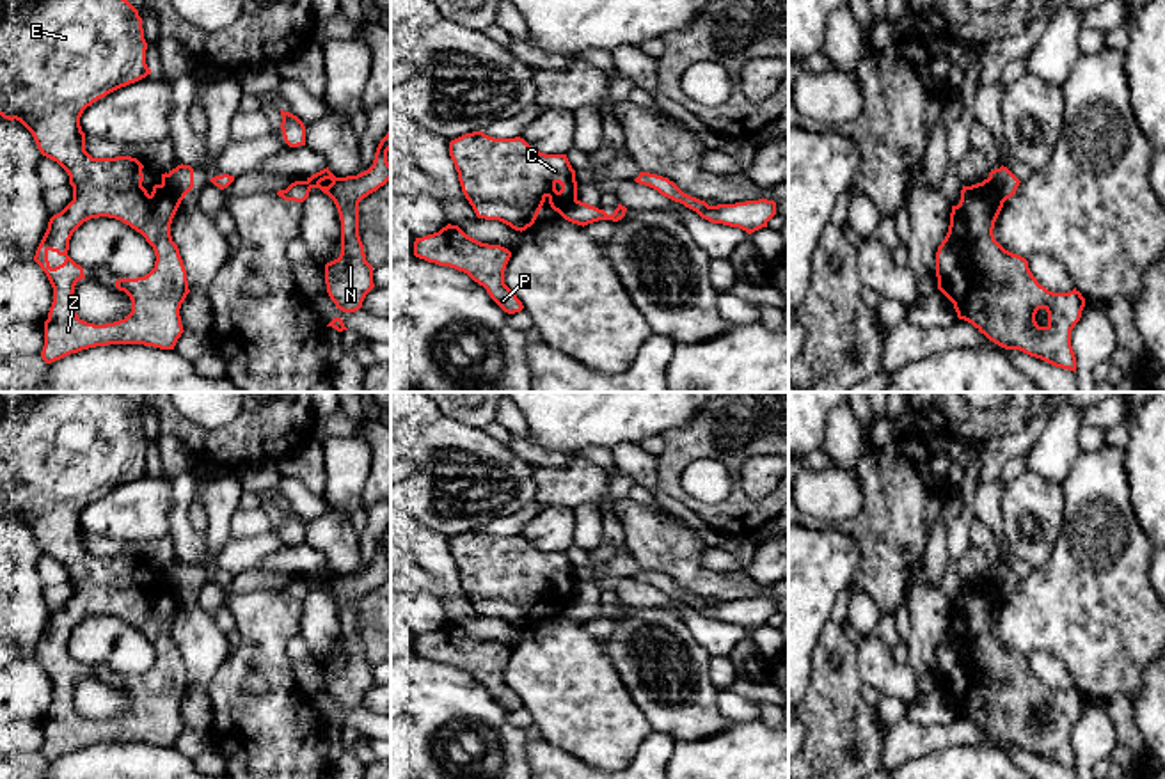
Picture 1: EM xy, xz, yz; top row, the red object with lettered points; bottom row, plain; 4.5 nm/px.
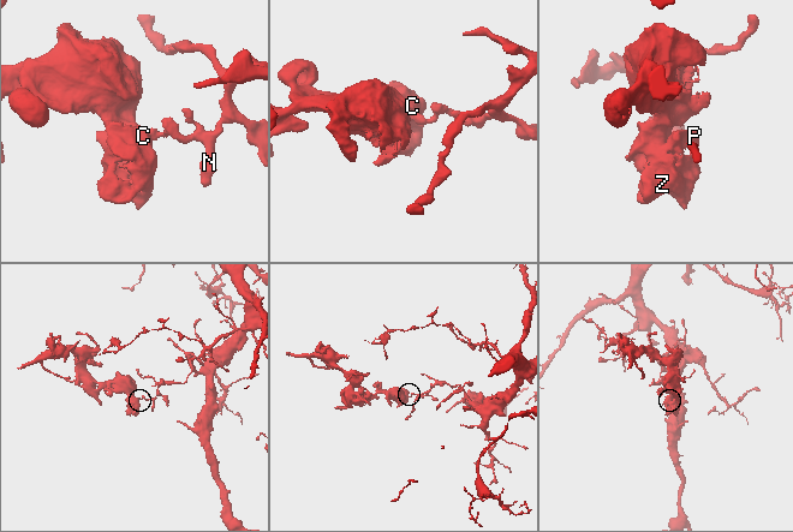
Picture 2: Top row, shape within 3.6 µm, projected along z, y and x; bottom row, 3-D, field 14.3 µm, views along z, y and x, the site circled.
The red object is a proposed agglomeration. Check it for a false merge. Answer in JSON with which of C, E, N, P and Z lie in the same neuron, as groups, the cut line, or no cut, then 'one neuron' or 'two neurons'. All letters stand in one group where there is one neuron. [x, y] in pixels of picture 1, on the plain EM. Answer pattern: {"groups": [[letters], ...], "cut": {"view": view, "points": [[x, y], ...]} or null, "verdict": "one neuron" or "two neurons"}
{"groups": [["C", "E", "P", "Z"], ["N"]], "cut": {"view": "xy", "points": [[167, 572], [180, 600]]}, "verdict": "two neurons"}

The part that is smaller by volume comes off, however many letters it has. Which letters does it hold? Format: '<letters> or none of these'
C, E, P, Z

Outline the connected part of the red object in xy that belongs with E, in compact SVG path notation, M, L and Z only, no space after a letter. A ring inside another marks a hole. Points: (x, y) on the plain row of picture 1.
M0 392L0 513L20 518L32 531L41 552L67 570L73 584L73 598L50 616L34 653L53 685L41 749L46 761L108 742L174 747L185 729L179 706L190 687L179 646L170 633L170 621L181 600L169 571L162 571L162 580L149 591L142 584L144 563L137 555L92 555L85 548L85 531L80 523L83 508L94 499L151 472L146 447L142 415L121 392ZM99 614L121 618L140 630L156 653L147 673L115 678L115 685L130 694L131 710L105 722L87 720L75 710L75 683L85 673L67 653L73 630L83 619Z

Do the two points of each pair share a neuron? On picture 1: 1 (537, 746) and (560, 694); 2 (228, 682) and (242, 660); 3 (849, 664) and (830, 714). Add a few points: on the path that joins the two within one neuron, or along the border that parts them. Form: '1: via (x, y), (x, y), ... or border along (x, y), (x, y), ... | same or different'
1: border along (533, 724), (544, 739), (576, 758) | different
2: via (229, 676), (238, 666) | same
3: via (846, 676), (833, 701) | same

